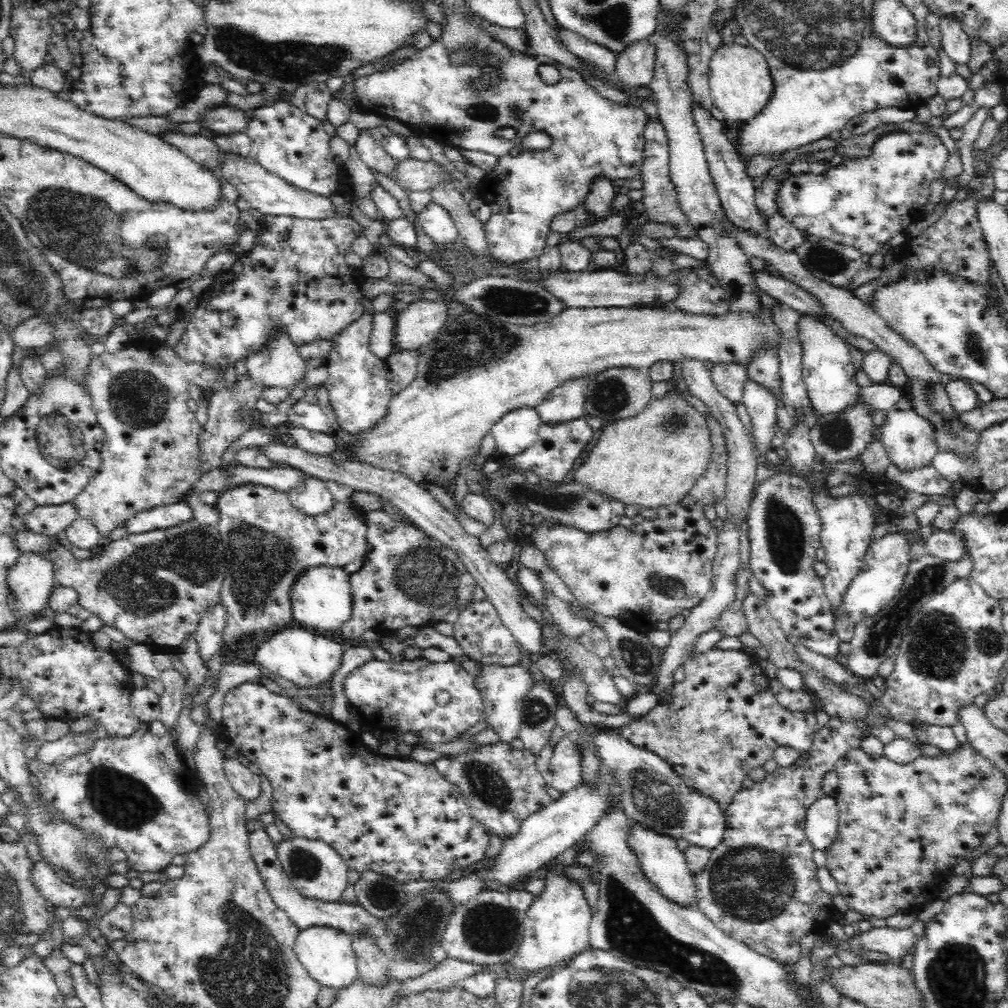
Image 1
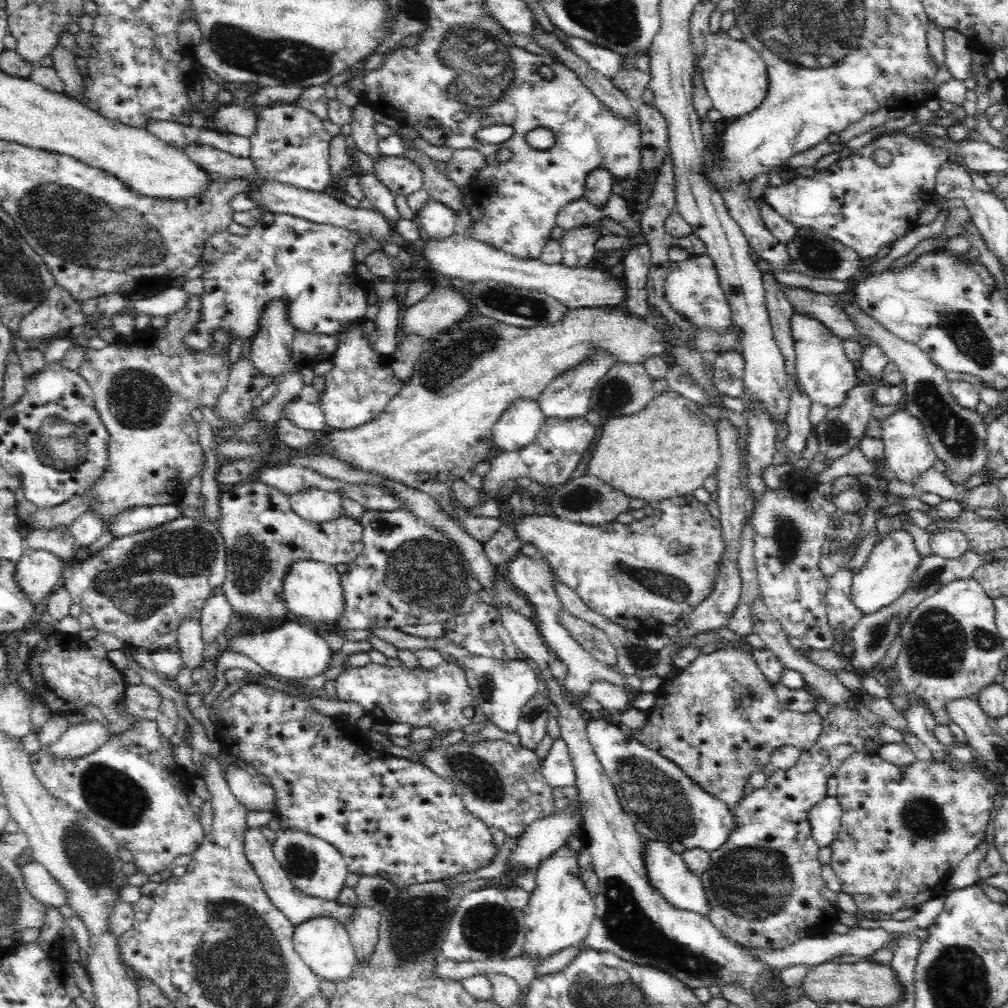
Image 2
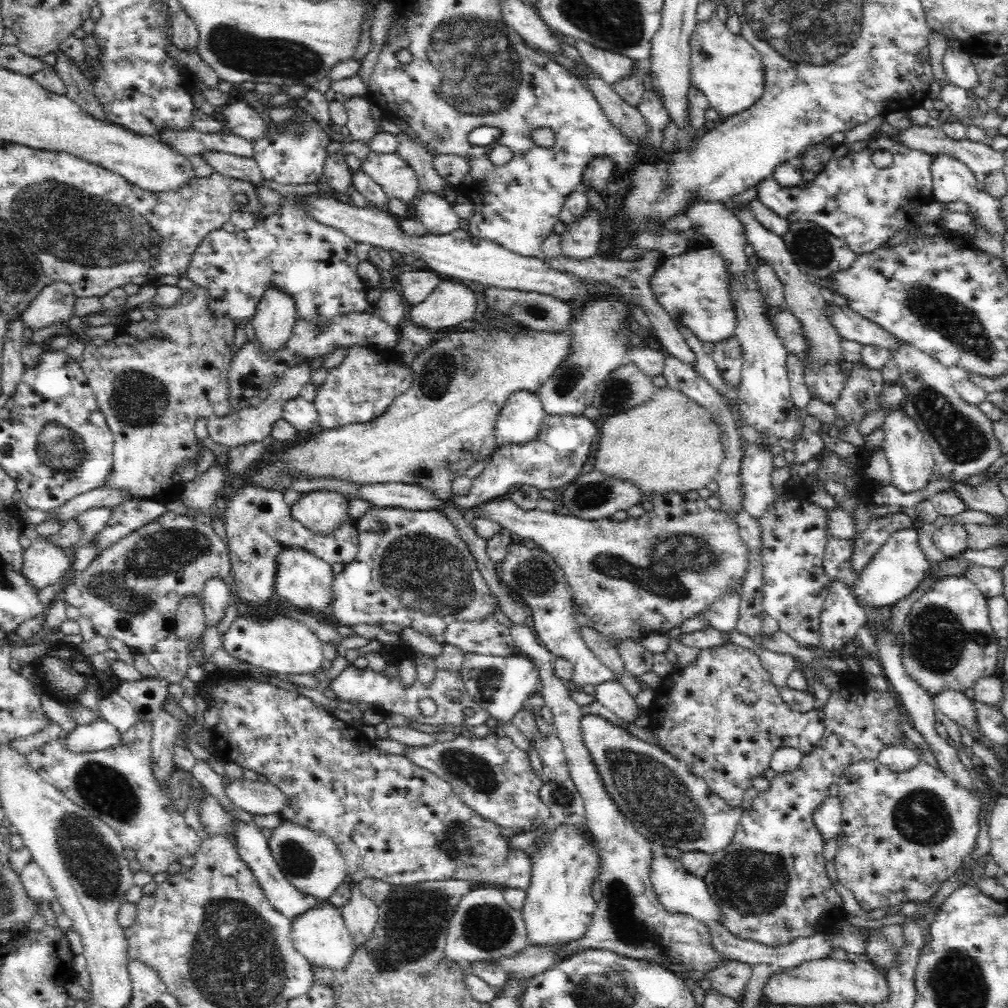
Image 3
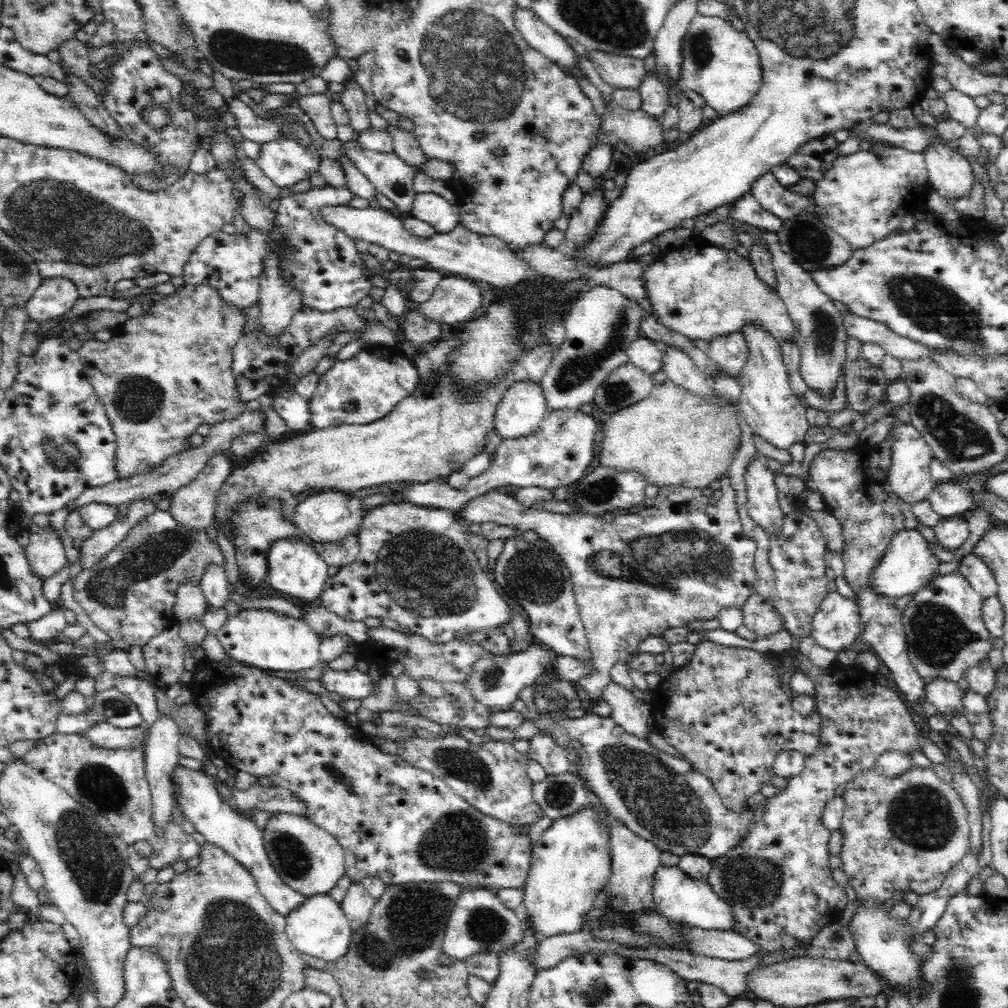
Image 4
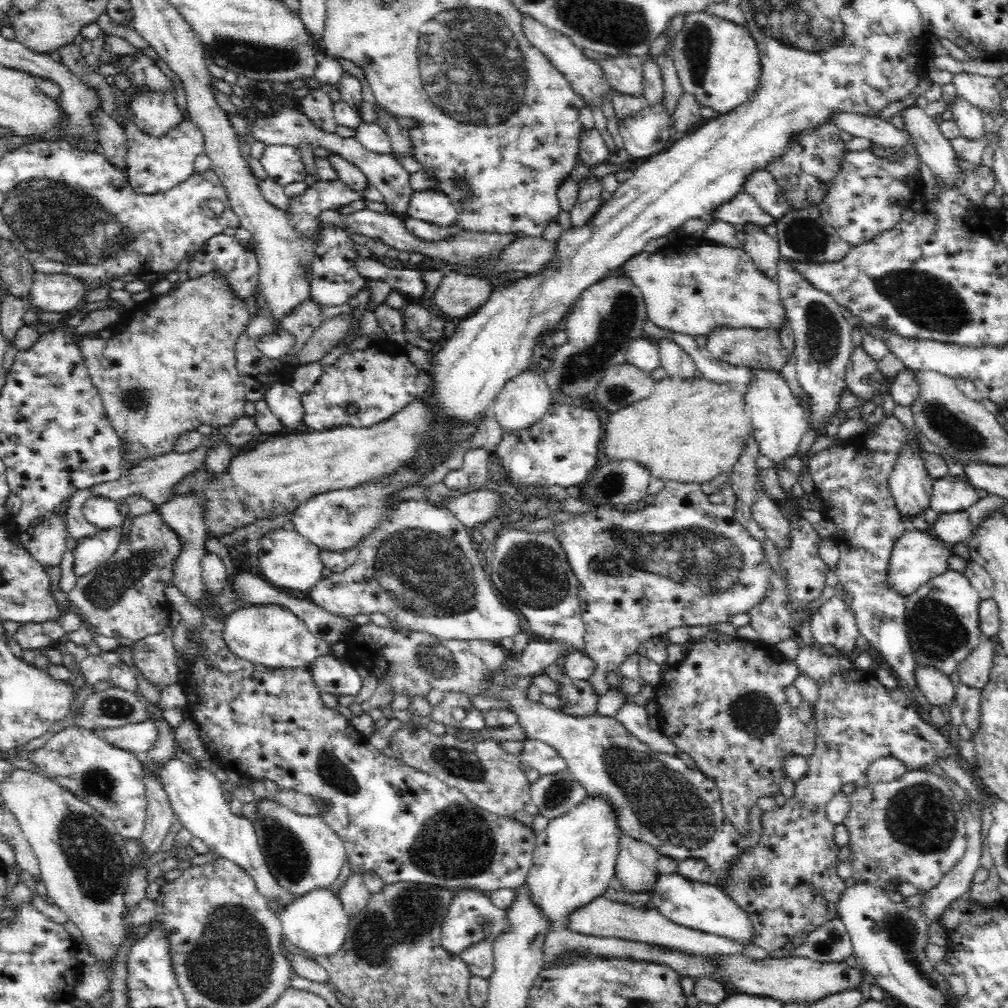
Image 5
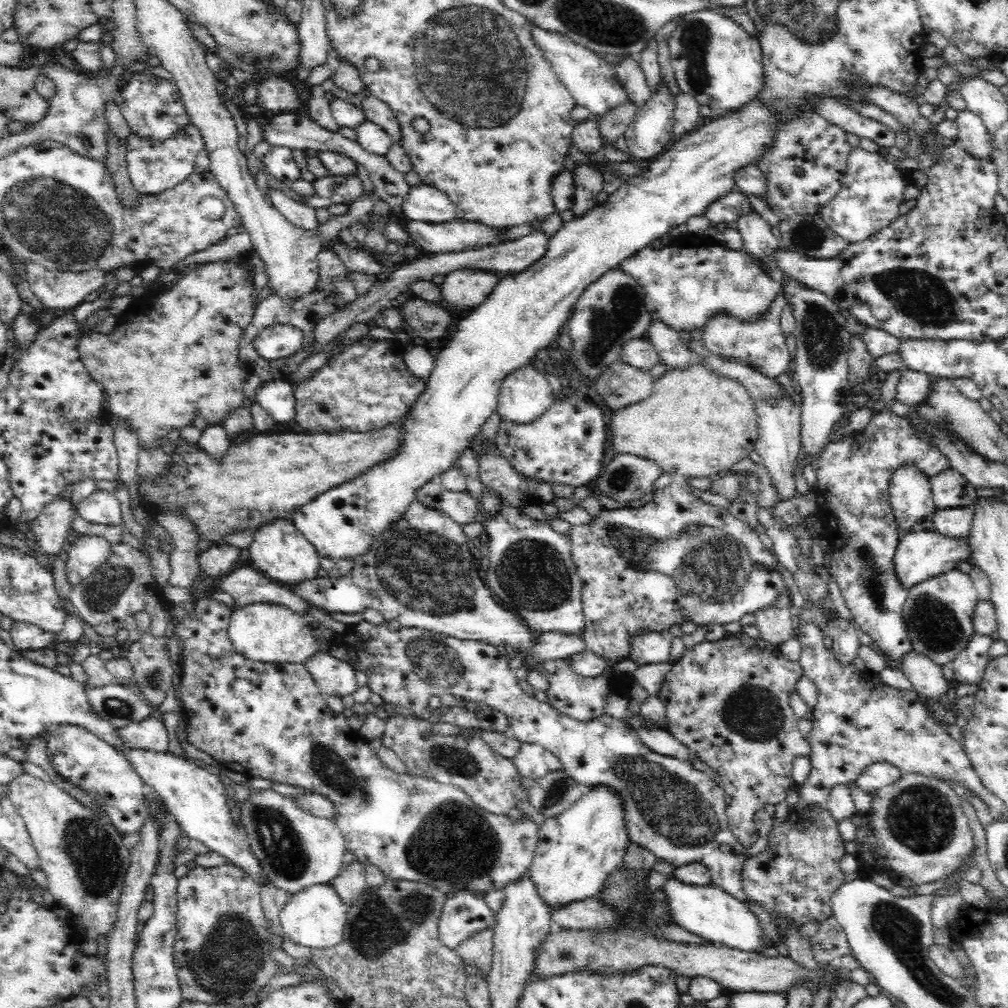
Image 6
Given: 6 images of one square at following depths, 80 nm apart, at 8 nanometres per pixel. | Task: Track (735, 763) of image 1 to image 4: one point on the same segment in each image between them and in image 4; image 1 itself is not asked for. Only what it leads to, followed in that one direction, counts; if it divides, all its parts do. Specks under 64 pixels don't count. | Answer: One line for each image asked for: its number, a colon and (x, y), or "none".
2: (719, 720)
3: (724, 717)
4: (725, 712)

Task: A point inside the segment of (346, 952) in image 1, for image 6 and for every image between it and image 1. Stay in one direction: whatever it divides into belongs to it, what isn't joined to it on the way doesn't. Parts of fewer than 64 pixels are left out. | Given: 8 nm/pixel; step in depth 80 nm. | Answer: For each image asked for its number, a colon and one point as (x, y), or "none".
2: (325, 946)
3: (321, 936)
4: (318, 928)
5: (316, 922)
6: (315, 918)

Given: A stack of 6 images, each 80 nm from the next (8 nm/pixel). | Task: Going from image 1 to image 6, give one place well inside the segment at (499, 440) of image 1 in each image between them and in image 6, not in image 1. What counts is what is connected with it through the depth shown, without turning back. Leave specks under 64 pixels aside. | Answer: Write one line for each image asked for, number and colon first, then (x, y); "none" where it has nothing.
2: (518, 426)
3: (519, 421)
4: (522, 407)
5: (526, 398)
6: (526, 394)

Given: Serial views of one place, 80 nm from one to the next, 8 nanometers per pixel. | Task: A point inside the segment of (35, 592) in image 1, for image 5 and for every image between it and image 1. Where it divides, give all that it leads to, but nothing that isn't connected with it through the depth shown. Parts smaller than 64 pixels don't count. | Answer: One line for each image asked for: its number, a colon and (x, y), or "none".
2: (37, 575)
3: (43, 565)
4: (45, 553)
5: (47, 545)

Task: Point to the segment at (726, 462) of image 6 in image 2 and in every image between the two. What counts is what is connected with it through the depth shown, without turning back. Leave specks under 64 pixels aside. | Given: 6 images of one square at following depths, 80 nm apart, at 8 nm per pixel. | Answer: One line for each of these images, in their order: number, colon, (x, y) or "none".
2: (666, 450)
3: (669, 444)
4: (672, 438)
5: (689, 432)

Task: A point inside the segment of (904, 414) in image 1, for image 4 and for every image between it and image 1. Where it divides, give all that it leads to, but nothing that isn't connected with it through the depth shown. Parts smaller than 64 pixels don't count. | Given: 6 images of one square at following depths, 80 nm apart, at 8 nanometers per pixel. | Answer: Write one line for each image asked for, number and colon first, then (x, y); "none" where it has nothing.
2: (908, 451)
3: (911, 461)
4: (908, 477)

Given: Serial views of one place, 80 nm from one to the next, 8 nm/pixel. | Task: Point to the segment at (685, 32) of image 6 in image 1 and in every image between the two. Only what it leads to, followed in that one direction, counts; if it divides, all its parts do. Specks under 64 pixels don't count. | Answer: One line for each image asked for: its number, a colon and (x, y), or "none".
1: (741, 83)
2: (736, 79)
3: (725, 67)
4: (720, 62)
5: (718, 62)

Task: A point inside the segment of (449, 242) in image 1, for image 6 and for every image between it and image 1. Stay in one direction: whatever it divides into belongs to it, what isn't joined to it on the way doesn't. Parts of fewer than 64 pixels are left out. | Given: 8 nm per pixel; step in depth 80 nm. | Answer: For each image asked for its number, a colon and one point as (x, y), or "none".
2: (436, 221)
3: (437, 216)
4: (430, 208)
5: (433, 206)
6: (425, 203)

